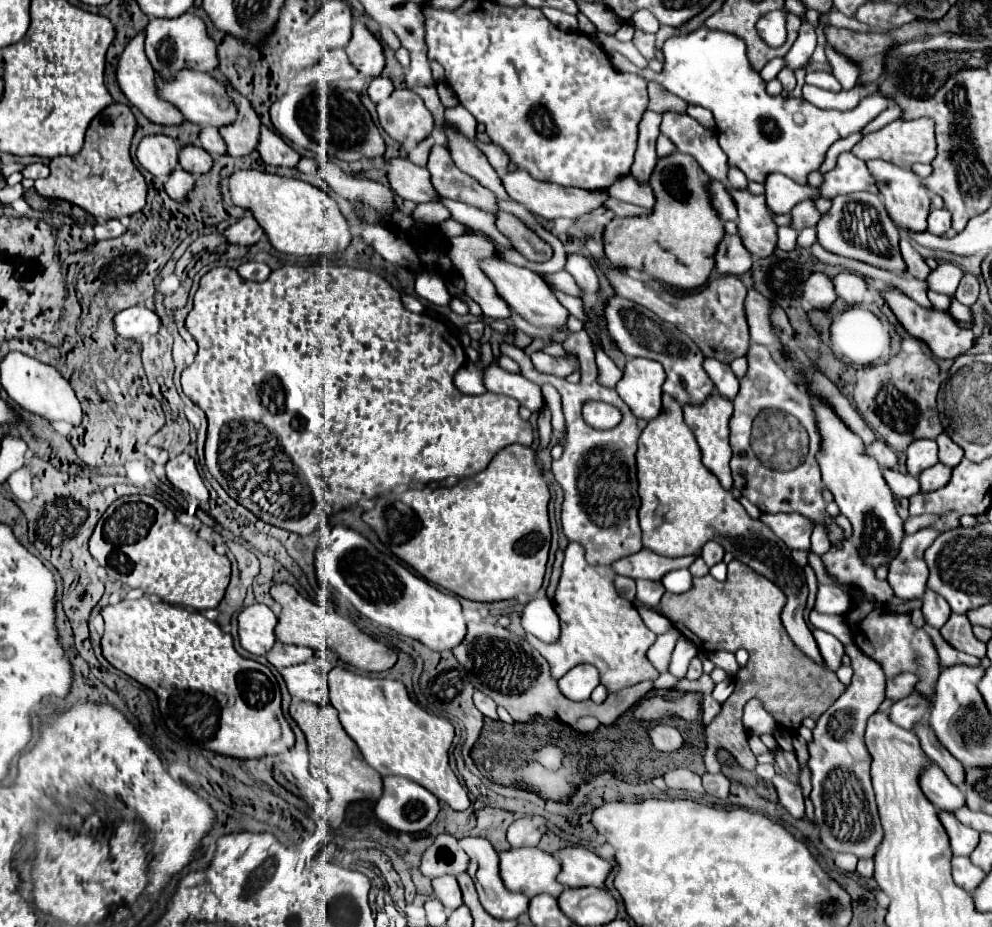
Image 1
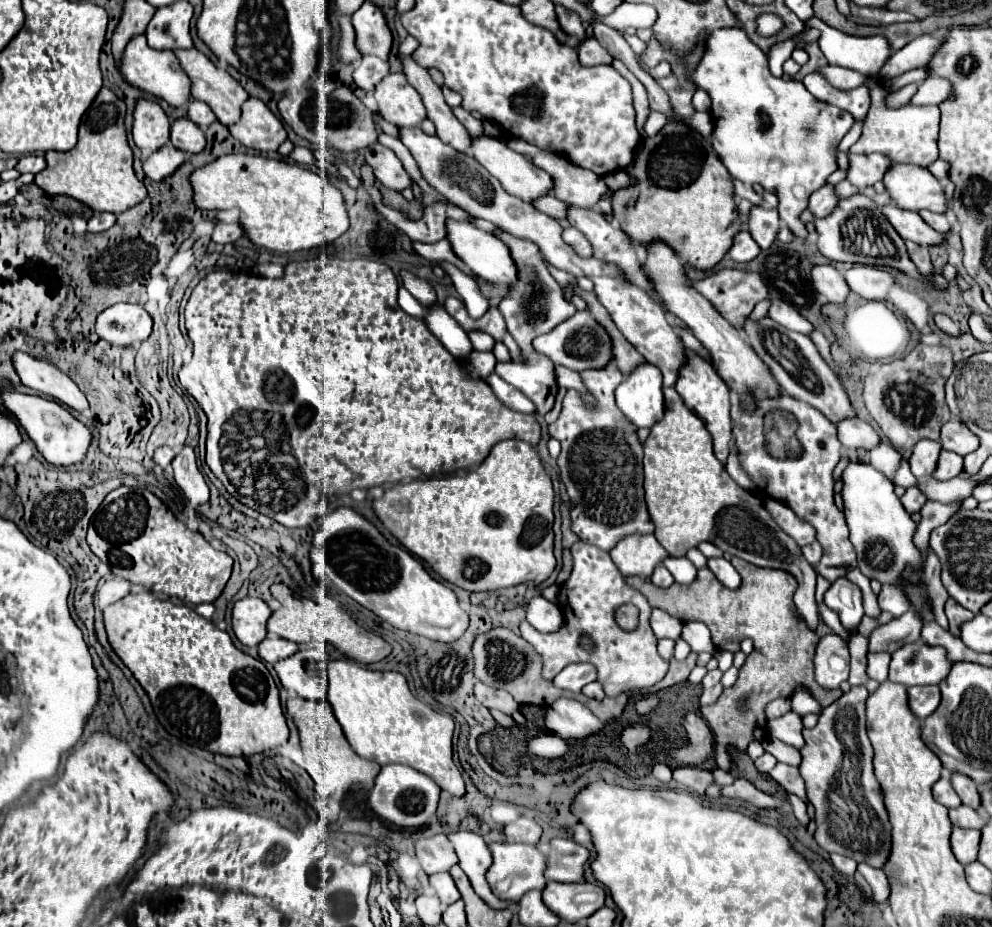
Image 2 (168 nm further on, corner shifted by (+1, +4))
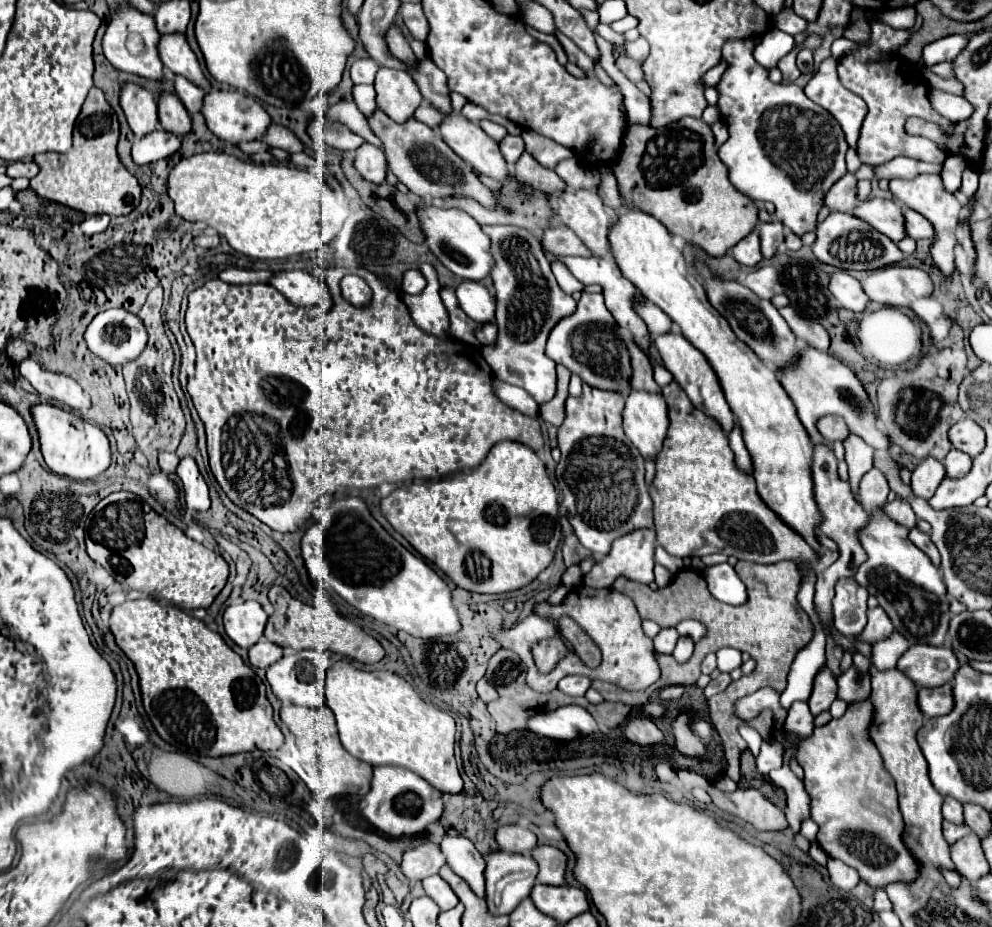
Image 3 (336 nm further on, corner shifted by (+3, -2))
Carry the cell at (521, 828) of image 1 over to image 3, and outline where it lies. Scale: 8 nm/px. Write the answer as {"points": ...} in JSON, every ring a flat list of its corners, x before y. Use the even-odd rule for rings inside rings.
{"points":[[500,825,496,831,496,841,502,851,522,853,522,855,528,855,538,845,536,835,520,825]]}

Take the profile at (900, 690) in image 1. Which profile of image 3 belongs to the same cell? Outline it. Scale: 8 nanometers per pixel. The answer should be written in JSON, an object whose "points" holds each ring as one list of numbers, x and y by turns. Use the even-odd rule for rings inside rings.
{"points":[[910,645,910,649,898,659,896,667,918,687,940,687,952,681,960,663,948,647]]}

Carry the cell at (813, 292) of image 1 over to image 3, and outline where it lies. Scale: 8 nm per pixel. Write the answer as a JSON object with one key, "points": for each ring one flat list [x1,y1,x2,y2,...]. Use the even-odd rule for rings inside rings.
{"points":[[836,271,830,277,830,293,834,295,834,299,838,301,840,307,850,309,850,311,862,311,868,303,860,281,856,281,854,277,848,275,848,271]]}

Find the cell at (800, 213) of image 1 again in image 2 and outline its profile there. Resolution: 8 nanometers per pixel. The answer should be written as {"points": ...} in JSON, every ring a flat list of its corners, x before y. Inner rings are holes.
{"points":[[824,185,820,187,816,193,812,193,810,197,810,211,816,215,816,217,828,217,832,213,832,209,836,209,838,205,838,195,836,195,836,189,834,185]]}

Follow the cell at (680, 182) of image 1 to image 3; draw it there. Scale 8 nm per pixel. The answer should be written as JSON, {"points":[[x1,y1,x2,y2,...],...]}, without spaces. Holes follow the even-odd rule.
{"points":[[684,117,670,123,668,127,658,129,628,125,620,157,614,163,614,175,618,179,618,189,624,197,626,207,634,207,656,217,672,235,678,235,686,243,700,247,710,257,726,255,726,251,742,241,758,221,756,205,746,195,736,191,734,185,728,181,728,171,716,153,710,125,706,125,702,119]]}

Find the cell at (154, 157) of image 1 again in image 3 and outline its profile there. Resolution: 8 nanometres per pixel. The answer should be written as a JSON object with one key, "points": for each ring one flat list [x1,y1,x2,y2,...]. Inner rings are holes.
{"points":[[132,83,124,85,120,93,120,105,136,139,142,139,144,135,158,129,158,107,154,95,148,89]]}

